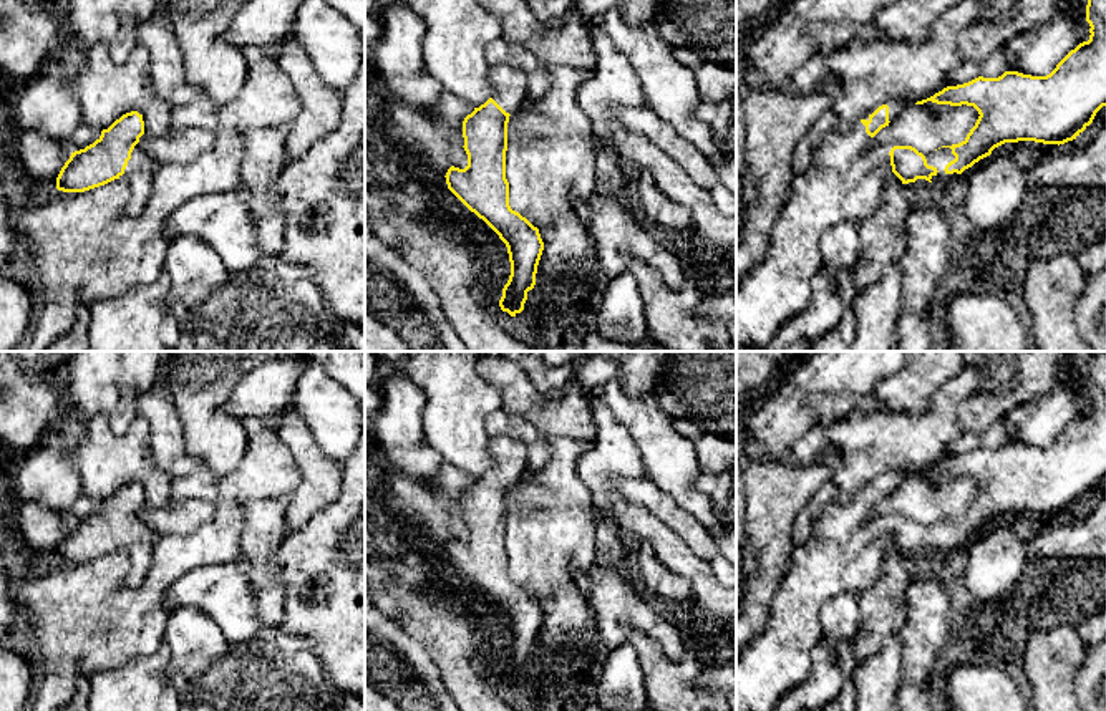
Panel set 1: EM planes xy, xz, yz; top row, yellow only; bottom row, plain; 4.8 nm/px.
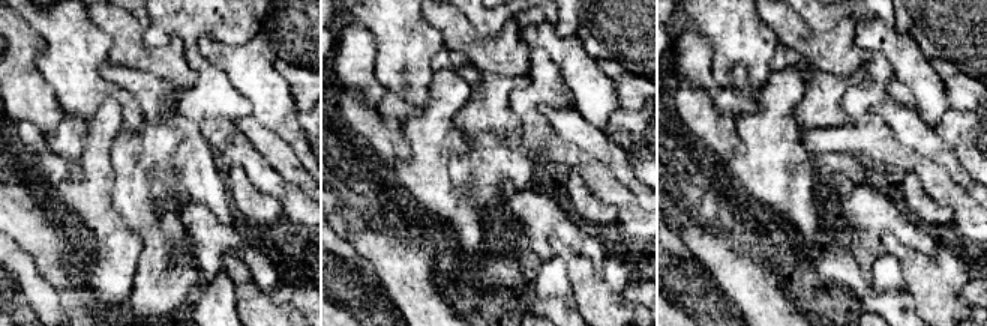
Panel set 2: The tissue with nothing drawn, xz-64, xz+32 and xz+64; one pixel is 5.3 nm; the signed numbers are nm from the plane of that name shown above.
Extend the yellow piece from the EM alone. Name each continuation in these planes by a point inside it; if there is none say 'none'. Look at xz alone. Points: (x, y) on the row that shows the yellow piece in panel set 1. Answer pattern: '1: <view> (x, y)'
1: xz (509, 83)

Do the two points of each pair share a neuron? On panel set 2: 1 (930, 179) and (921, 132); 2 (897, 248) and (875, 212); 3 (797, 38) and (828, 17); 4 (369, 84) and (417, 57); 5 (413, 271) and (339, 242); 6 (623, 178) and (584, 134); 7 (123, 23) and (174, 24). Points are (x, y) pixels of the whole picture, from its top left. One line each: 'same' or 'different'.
1: different
2: different
3: different
4: different
5: different
6: same
7: different

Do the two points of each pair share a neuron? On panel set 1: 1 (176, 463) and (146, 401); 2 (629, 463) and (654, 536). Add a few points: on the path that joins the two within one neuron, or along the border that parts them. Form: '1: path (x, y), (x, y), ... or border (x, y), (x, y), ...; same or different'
1: path (168, 448), (166, 423), (161, 416); same
2: path (607, 476), (607, 494), (632, 519); same

